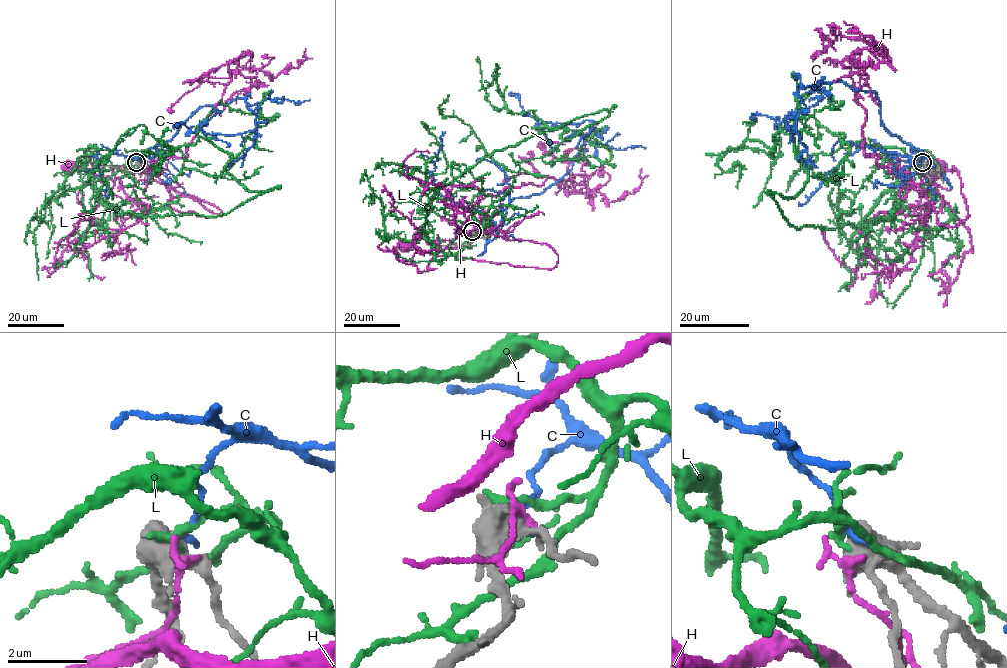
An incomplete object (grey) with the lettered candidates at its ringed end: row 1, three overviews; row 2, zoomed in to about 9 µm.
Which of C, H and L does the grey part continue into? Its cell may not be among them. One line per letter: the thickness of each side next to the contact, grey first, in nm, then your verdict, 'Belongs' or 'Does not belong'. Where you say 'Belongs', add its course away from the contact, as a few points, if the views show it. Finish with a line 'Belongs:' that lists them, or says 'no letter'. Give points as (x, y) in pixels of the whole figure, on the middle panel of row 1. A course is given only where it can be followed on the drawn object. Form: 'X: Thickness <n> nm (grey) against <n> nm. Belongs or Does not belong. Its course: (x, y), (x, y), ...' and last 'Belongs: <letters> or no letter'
C: Thickness 440 nm (grey) against 180 nm. Does not belong
H: Thickness 440 nm (grey) against 200 nm. Does not belong
L: Thickness 550 nm (grey) against 240 nm. Does not belong
Belongs: no letter

